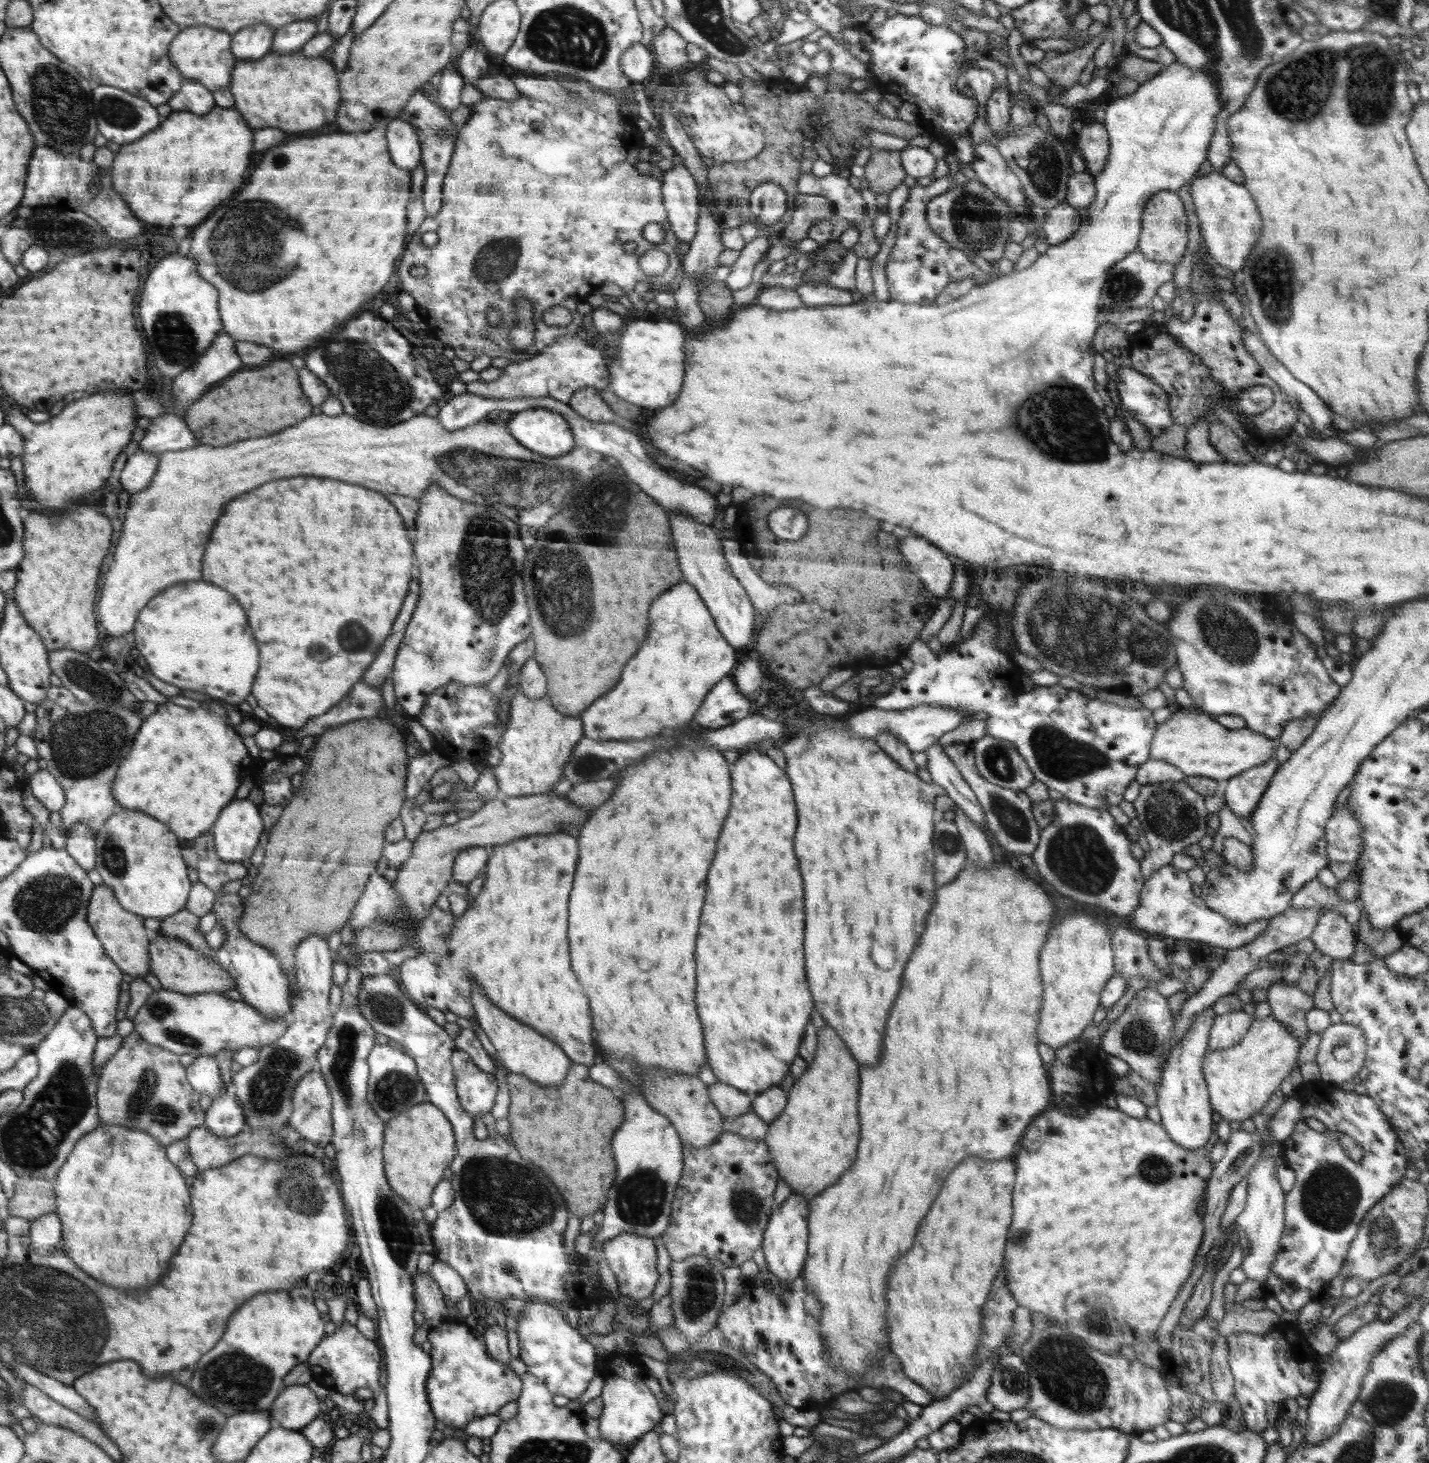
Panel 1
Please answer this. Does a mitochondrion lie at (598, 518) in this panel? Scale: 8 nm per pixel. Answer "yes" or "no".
yes

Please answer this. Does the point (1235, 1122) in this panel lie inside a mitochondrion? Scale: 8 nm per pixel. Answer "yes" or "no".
no

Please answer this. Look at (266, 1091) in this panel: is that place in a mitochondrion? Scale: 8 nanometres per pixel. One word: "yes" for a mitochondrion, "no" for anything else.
yes

